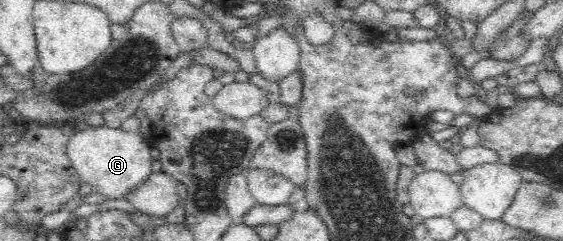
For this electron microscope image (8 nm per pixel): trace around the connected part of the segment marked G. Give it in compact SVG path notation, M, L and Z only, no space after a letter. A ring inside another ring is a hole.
M88 123L87 128L74 132L69 138L67 157L73 163L81 184L91 185L93 193L105 197L105 200L126 200L126 196L153 173L149 143L140 133L125 131L120 127L94 127Z

